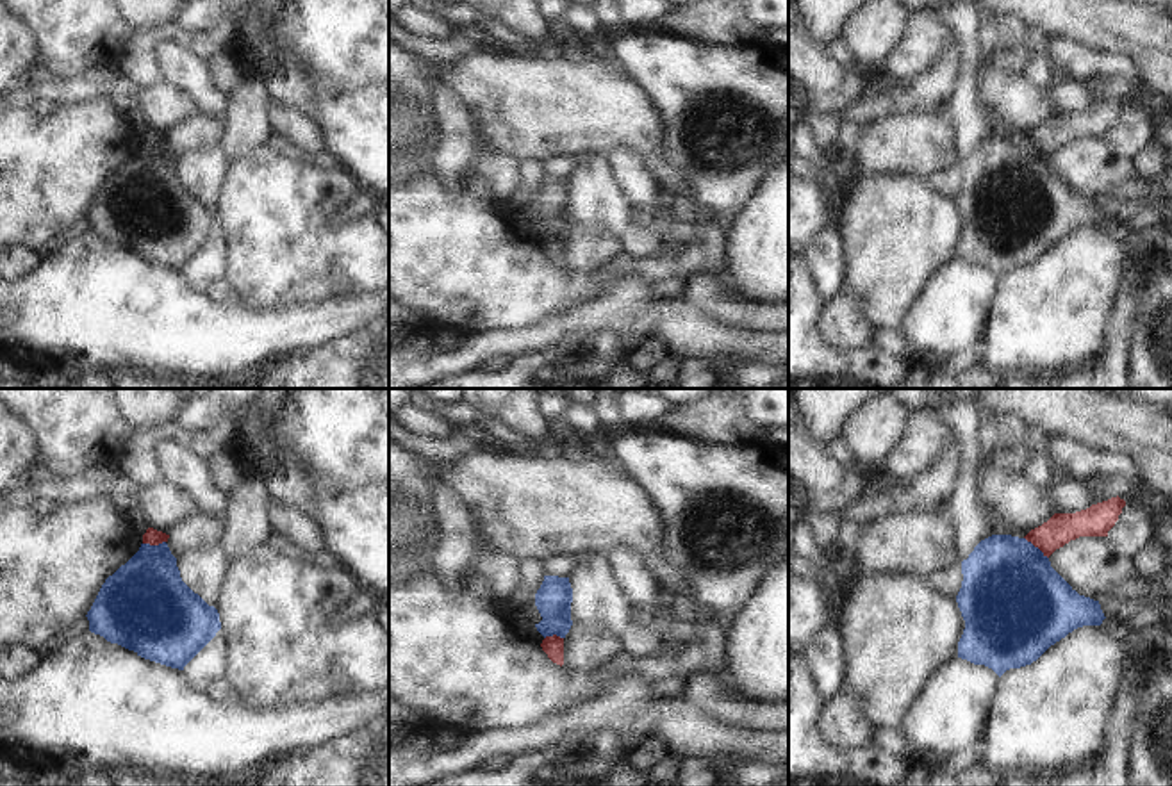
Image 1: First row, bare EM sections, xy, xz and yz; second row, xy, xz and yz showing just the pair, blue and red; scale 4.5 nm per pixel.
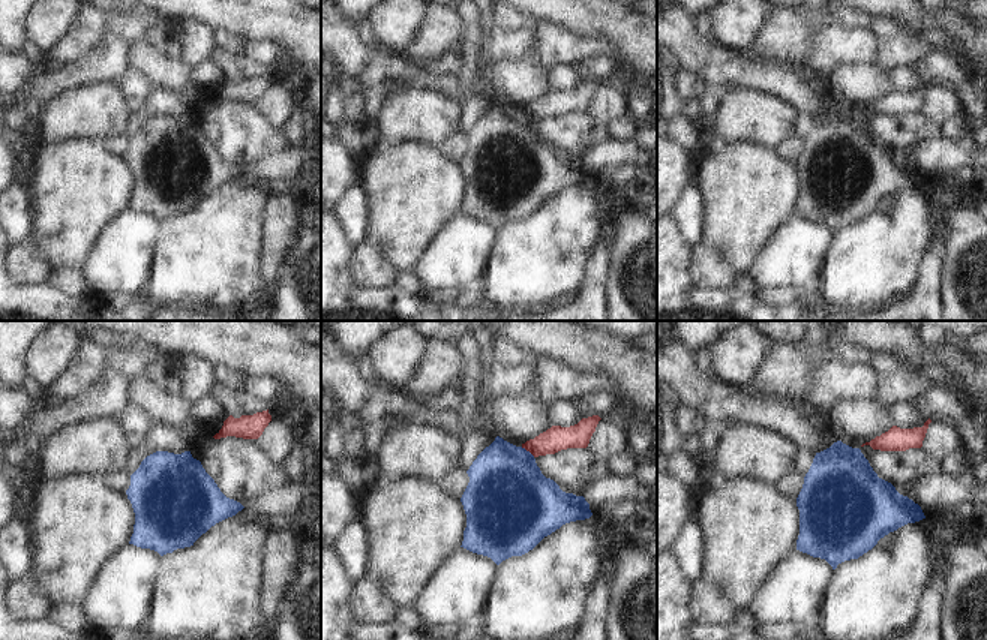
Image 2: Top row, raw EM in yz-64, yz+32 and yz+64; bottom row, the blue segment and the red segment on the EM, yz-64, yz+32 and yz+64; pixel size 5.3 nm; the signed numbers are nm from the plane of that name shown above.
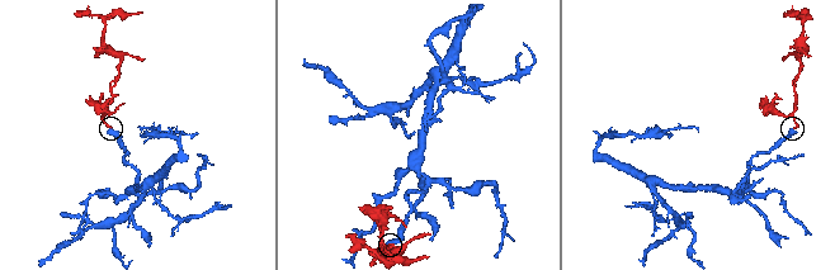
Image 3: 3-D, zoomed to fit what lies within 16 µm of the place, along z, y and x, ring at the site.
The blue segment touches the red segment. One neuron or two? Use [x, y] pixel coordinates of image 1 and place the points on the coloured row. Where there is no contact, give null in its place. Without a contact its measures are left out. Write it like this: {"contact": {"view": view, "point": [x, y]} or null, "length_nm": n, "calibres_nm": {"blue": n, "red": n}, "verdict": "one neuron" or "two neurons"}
{"contact": {"view": "yz", "point": [1037, 548]}, "length_nm": 150, "calibres_nm": {"blue": 460, "red": 140}, "verdict": "two neurons"}

